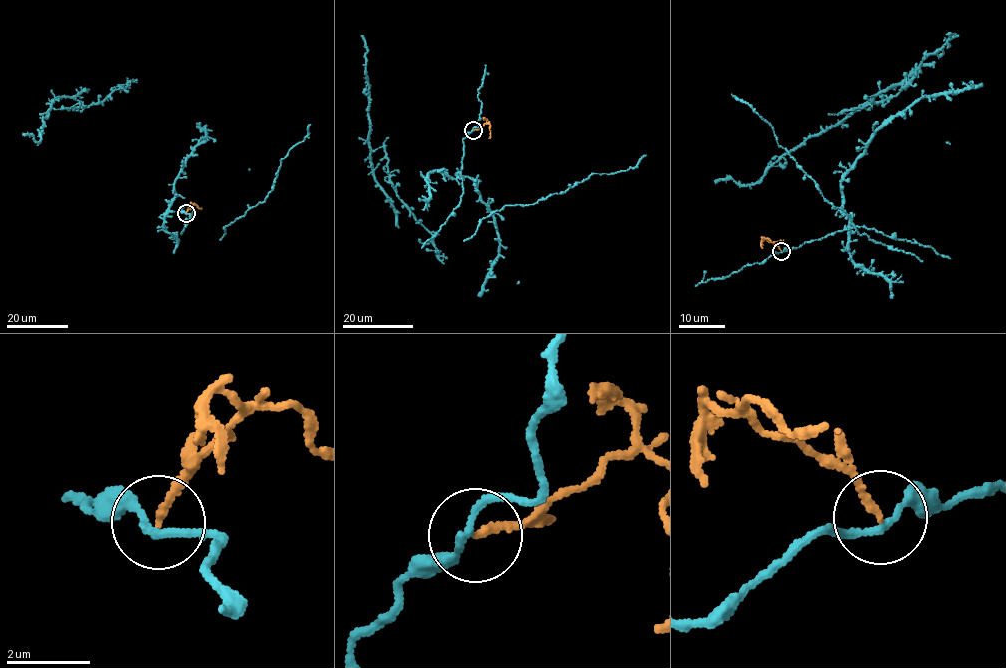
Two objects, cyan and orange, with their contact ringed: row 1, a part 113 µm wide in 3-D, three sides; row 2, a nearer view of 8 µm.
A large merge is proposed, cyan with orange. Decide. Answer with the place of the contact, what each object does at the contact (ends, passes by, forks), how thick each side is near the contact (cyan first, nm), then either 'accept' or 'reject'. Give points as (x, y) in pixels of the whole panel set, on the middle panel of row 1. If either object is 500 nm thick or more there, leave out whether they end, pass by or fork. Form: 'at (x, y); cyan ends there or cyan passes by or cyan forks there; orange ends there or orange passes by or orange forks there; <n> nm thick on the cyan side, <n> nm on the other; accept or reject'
at (473, 130); cyan passes by; orange ends there; 150 nm thick on the cyan side, 170 nm on the other; reject

